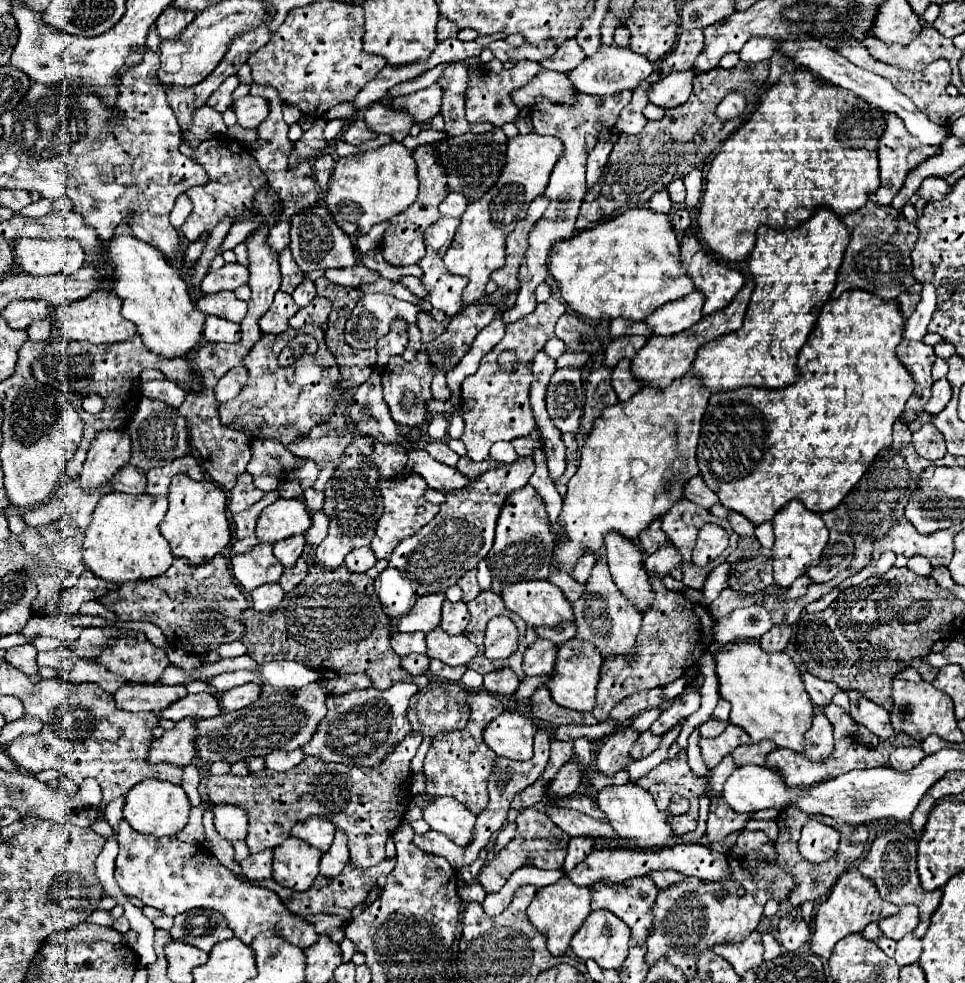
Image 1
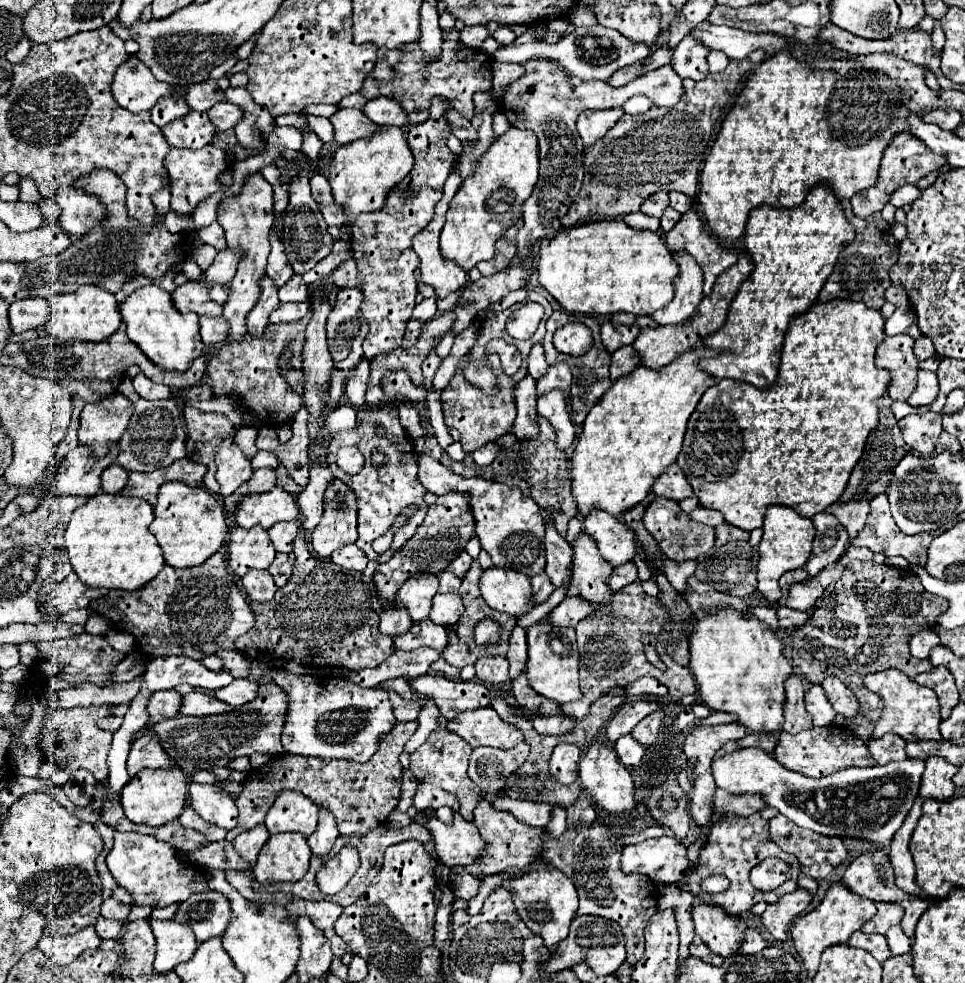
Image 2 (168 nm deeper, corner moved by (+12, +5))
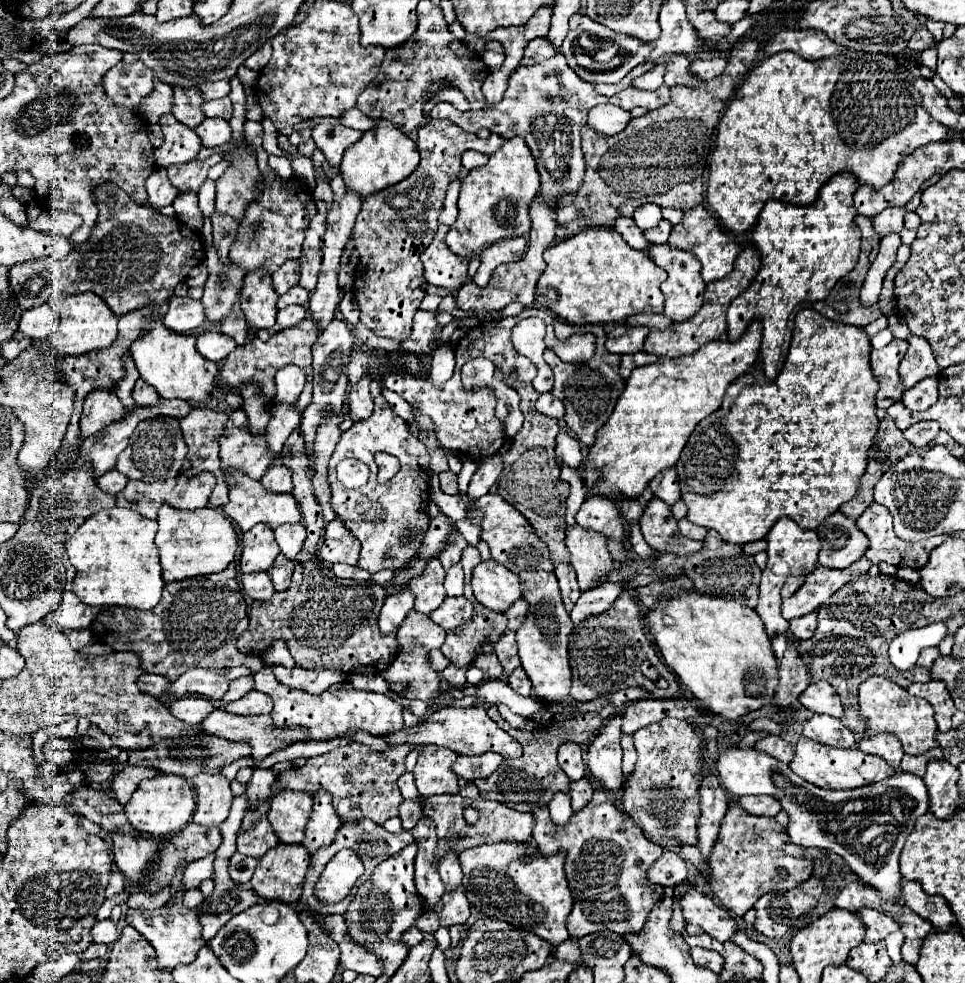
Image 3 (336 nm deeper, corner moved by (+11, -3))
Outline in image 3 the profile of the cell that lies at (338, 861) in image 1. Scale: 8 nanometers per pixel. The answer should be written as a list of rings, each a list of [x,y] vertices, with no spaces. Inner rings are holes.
[[[319,791],[317,795],[313,795],[313,799],[315,799],[313,813],[305,827],[305,841],[303,841],[303,847],[309,853],[331,845],[337,829],[341,827],[341,821],[331,805],[331,795]]]

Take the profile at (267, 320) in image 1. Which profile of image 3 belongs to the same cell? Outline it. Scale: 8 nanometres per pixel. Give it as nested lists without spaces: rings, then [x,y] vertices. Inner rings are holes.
[[[257,269],[245,275],[245,285],[241,289],[241,309],[245,313],[247,325],[253,331],[271,329],[277,315],[277,299],[271,285],[271,275],[265,269]]]

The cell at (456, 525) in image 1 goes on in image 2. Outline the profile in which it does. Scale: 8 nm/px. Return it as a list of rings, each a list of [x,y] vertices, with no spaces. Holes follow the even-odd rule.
[[[446,493],[438,497],[438,501],[428,507],[424,523],[416,531],[416,537],[412,537],[412,541],[406,541],[404,549],[400,549],[400,553],[394,553],[388,563],[378,565],[374,573],[374,583],[380,597],[392,601],[400,585],[412,575],[420,575],[420,573],[440,575],[446,569],[446,565],[452,561],[452,557],[464,551],[464,545],[472,535],[474,535],[474,521],[472,521],[468,497],[462,493]]]

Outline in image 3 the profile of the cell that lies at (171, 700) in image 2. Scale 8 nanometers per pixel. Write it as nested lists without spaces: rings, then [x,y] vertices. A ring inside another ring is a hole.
[[[205,697],[175,699],[167,707],[173,713],[173,717],[177,717],[179,721],[185,721],[185,725],[199,725],[215,709],[213,703]]]

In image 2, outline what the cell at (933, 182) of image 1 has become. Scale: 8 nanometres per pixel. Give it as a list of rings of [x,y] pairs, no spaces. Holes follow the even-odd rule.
[[[902,185],[892,197],[890,197],[890,203],[898,209],[898,207],[904,207],[904,205],[910,205],[912,201],[916,201],[916,197],[920,197],[920,189],[916,185]]]

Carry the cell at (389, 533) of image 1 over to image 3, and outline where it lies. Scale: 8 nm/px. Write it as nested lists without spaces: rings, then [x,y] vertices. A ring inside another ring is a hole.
[[[383,395],[375,399],[375,411],[371,417],[367,417],[365,421],[355,421],[353,427],[341,435],[335,455],[329,461],[329,483],[333,489],[331,505],[337,517],[343,521],[343,525],[361,541],[361,555],[357,563],[361,569],[367,569],[369,573],[377,573],[381,569],[397,571],[403,569],[415,557],[423,541],[423,533],[427,531],[429,525],[429,517],[425,515],[423,507],[429,481],[427,461],[429,461],[427,449],[409,431],[407,423],[393,413]],[[377,451],[395,455],[401,463],[399,473],[383,485],[377,483],[377,465],[373,459]],[[345,457],[355,457],[369,465],[371,475],[367,485],[363,485],[361,489],[345,489],[337,481],[335,467]],[[385,555],[389,555],[389,559],[385,559]]]

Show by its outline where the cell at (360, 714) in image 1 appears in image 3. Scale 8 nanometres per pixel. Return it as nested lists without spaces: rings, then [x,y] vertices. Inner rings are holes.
[[[263,667],[259,673],[255,673],[255,689],[261,693],[267,693],[273,699],[273,711],[269,713],[273,723],[277,727],[289,727],[289,725],[301,725],[309,729],[311,741],[327,741],[335,739],[347,731],[367,731],[371,735],[385,735],[393,729],[403,729],[403,715],[401,705],[395,703],[387,695],[379,693],[367,693],[351,687],[351,683],[343,681],[333,687],[329,687],[321,695],[311,695],[305,691],[289,689],[287,685],[281,685],[269,667]]]

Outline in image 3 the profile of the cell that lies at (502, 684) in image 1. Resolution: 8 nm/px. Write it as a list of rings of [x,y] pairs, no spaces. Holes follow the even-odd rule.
[[[495,653],[489,655],[479,655],[477,661],[473,661],[475,667],[479,667],[485,673],[485,679],[501,679],[503,677],[503,667],[497,659]]]

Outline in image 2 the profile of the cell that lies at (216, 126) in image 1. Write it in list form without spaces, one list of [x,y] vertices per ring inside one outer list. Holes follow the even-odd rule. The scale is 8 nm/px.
[[[176,91],[174,95],[168,95],[168,97],[162,97],[152,109],[150,109],[150,117],[152,117],[152,123],[158,125],[158,127],[164,127],[168,125],[170,121],[178,119],[178,117],[184,117],[188,113],[188,105],[186,101],[180,97],[180,93]]]

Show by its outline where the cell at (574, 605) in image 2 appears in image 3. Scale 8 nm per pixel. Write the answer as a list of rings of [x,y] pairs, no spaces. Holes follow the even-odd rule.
[[[601,583],[599,587],[595,589],[589,589],[585,593],[581,593],[577,605],[573,607],[573,611],[569,613],[573,623],[581,623],[593,615],[601,615],[605,613],[613,601],[625,591],[623,585],[613,585],[613,583]]]

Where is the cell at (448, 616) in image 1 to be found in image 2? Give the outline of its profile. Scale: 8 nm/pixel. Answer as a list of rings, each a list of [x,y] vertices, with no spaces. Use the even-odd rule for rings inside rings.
[[[458,591],[438,593],[434,597],[434,603],[432,603],[430,619],[434,623],[448,627],[448,625],[454,625],[462,617],[462,613],[464,613],[464,603],[462,603],[462,597],[460,597]]]

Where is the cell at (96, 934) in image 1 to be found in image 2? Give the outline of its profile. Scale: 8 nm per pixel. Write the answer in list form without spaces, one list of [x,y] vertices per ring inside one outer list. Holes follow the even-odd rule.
[[[82,929],[72,937],[42,937],[38,941],[38,949],[58,965],[70,965],[82,951],[98,949],[100,941],[102,939],[94,929]]]

